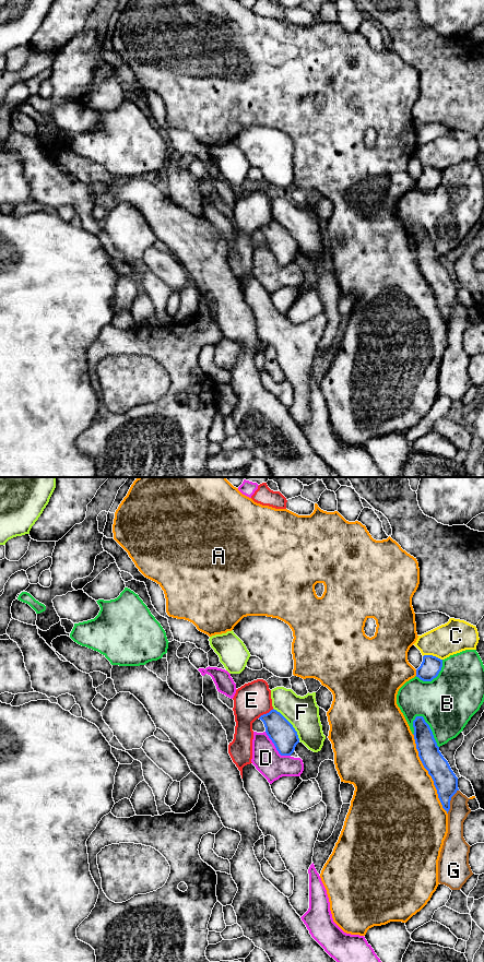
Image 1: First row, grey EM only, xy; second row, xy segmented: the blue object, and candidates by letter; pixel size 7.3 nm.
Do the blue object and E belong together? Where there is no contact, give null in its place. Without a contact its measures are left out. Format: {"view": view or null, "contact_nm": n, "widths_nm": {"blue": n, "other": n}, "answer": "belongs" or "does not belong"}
{"view": "xy", "contact_nm": 140, "widths_nm": {"blue": 190, "other": 260}, "answer": "does not belong"}

